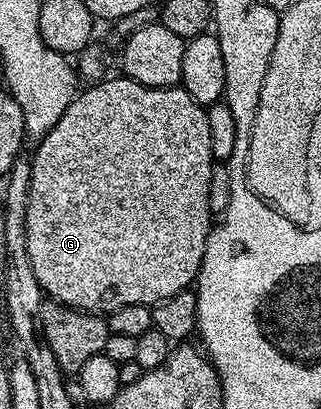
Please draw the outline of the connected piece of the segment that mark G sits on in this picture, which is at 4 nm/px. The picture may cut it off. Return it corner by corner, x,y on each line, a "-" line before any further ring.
107,76
101,82
87,85
72,100
72,104
68,104
68,108
64,112
64,116
60,116
60,120
56,120
56,128
52,128
52,132
48,132
37,143
38,151
32,154
32,180
30,181
30,195
27,204
27,250
28,259
32,264
32,271
35,272
36,280
39,282
39,288
47,299
62,302
66,306
71,306
77,310
87,310
89,314
109,315
111,310
116,308
124,308
128,304
140,304
141,306
149,306
153,308
157,302
168,300
168,296
176,296
176,292
191,289
195,285
198,273
200,272
200,264
204,260
204,248
206,241
212,229
212,215
208,208
208,184
212,176
212,168
214,167
215,157
210,147
210,137
208,136
208,120
206,119
206,111
200,103
192,100
192,96
188,96
188,92
183,90
181,85
165,86
164,88
152,88
145,86
139,82
133,82
128,77

